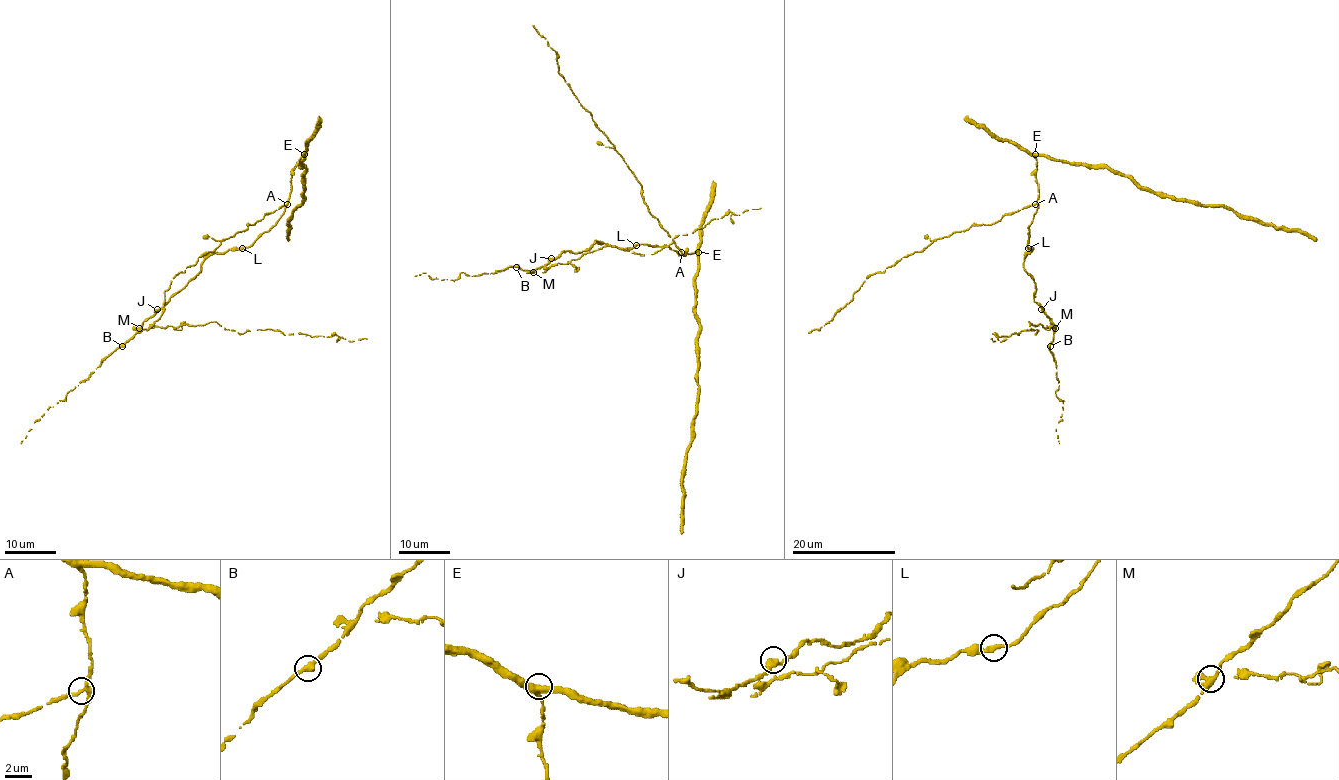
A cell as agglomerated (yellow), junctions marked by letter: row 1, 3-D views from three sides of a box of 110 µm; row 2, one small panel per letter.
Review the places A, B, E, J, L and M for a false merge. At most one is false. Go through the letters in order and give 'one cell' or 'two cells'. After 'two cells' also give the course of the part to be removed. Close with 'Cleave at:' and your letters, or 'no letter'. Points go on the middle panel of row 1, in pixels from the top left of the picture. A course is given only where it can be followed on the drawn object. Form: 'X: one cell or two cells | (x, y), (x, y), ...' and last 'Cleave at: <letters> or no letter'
A: one cell
B: one cell
E: one cell
J: one cell
L: one cell
M: two cells | (533, 272), (544, 272), (551, 266), (607, 245), (653, 254), (678, 235), (695, 231), (713, 218), (761, 208)
Cleave at: M

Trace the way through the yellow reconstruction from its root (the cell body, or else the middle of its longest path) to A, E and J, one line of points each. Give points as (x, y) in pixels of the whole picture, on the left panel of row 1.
A: (246, 246), (275, 223), (287, 204)
E: (246, 246), (266, 232), (283, 213), (291, 191), (292, 170), (304, 154)
J: (246, 246), (208, 255), (201, 270), (157, 309)

